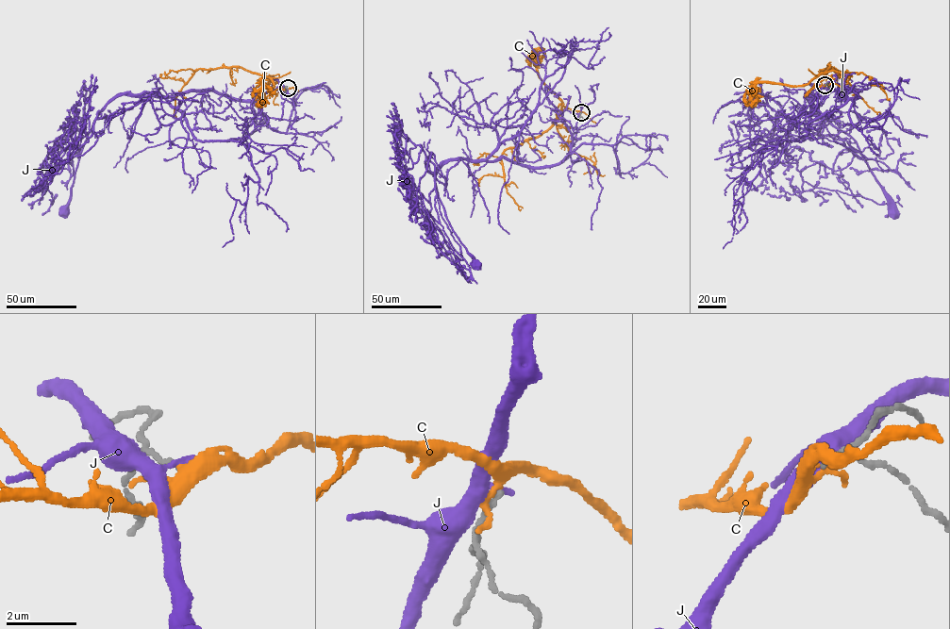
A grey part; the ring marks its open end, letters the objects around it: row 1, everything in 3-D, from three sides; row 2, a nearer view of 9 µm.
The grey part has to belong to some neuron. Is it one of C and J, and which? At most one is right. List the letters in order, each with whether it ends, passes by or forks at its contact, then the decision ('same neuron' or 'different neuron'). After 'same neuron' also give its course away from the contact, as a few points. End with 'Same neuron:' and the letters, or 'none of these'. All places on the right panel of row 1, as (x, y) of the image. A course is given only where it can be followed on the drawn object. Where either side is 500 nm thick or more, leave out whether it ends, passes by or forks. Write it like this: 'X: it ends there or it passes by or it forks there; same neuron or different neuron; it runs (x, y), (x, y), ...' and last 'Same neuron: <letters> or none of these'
C: it forks there; same neuron; it runs (824, 85), (814, 87), (806, 94), (824, 75), (829, 64), (825, 68), (832, 69), (849, 82), (879, 115)
J: it passes by; different neuron
Same neuron: C

